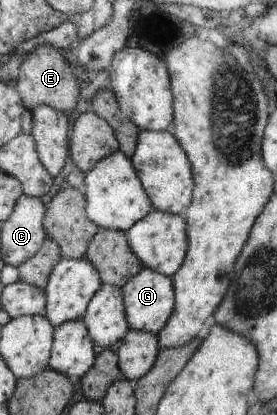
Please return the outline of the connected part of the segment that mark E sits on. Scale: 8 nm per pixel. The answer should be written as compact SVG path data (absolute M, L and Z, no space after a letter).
M42 45L26 55L26 61L20 65L20 75L16 79L16 87L22 98L24 109L34 111L40 105L48 105L56 111L72 111L78 101L78 82L72 65L66 61L64 49Z

